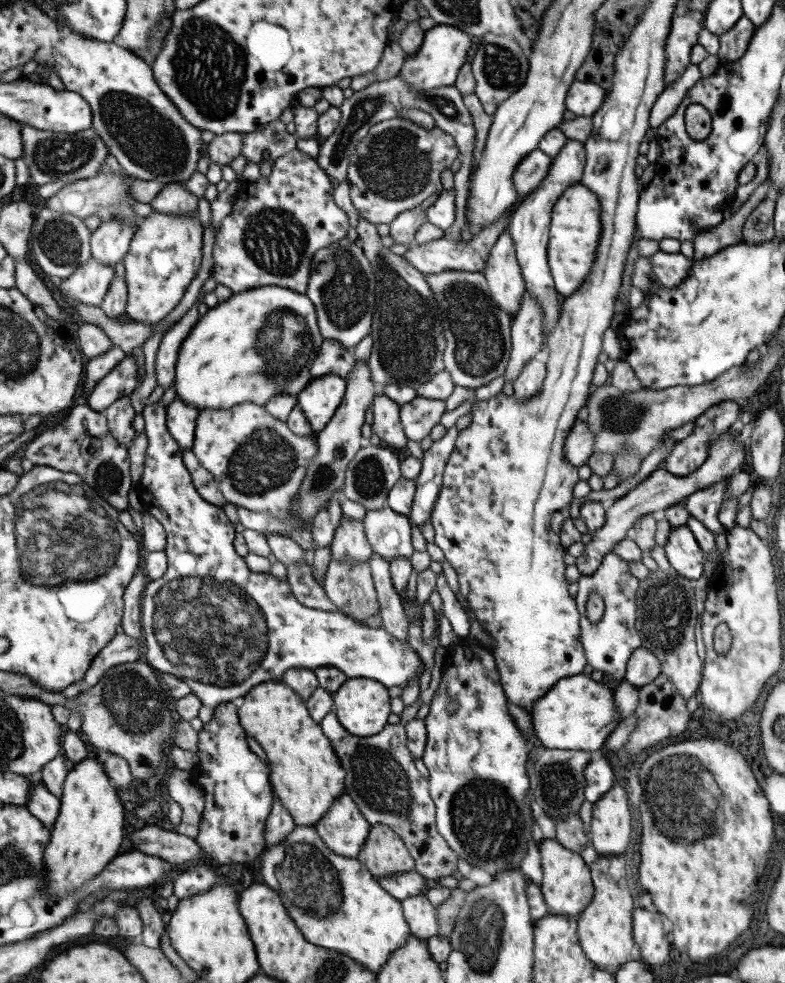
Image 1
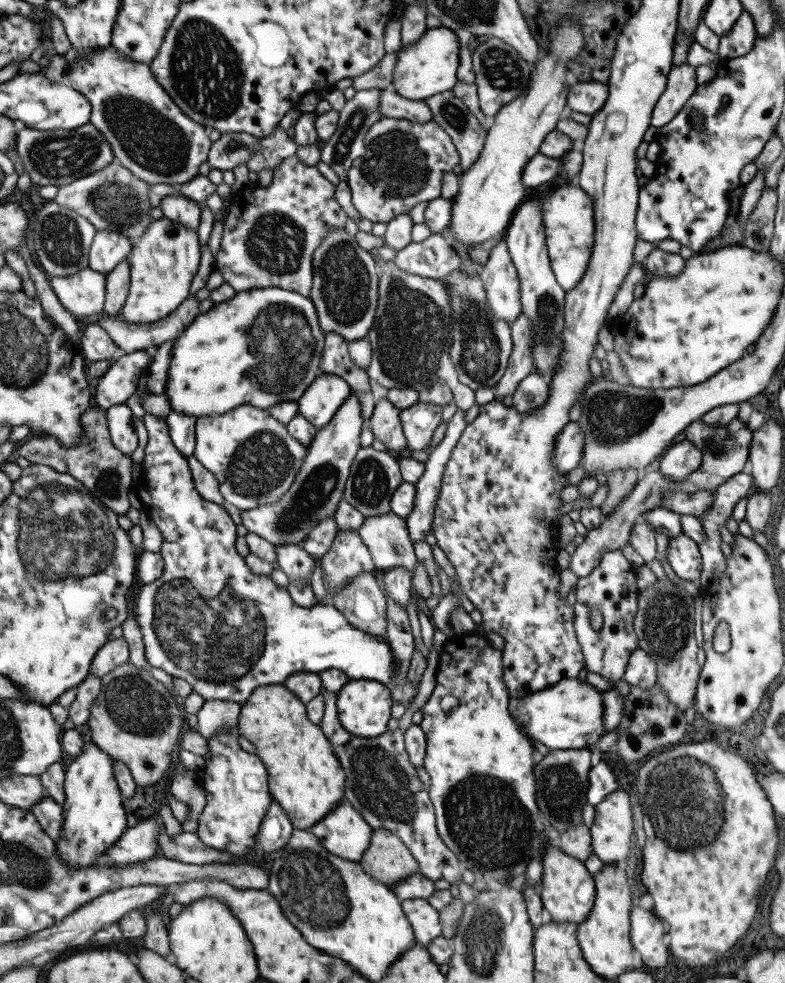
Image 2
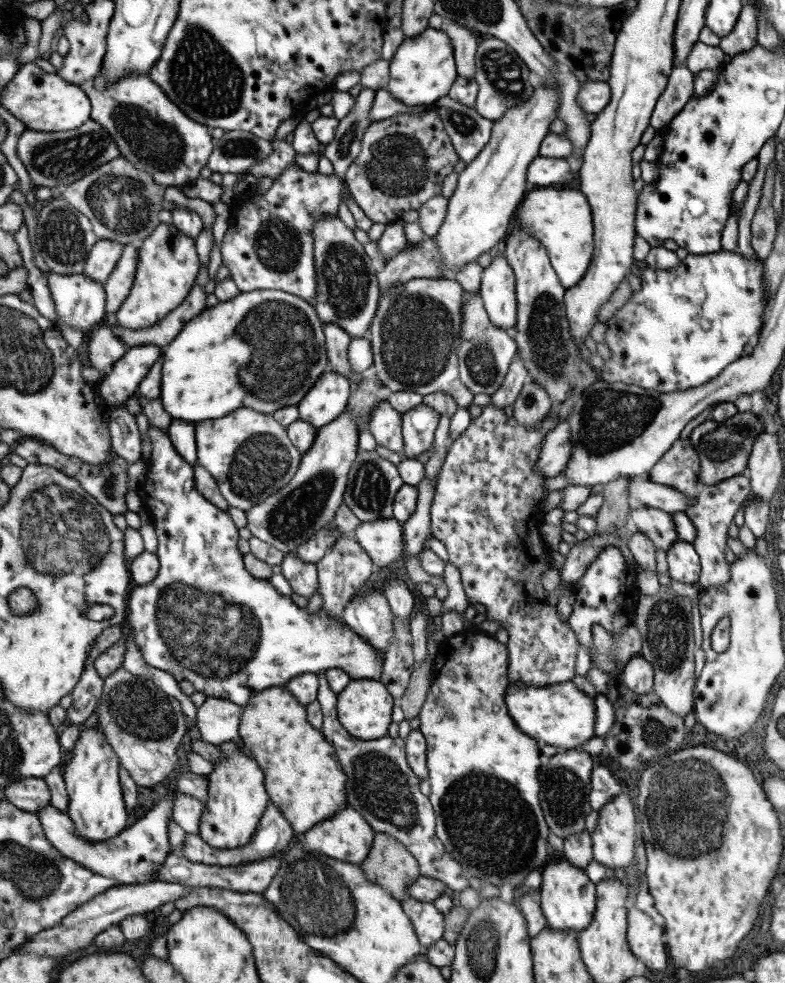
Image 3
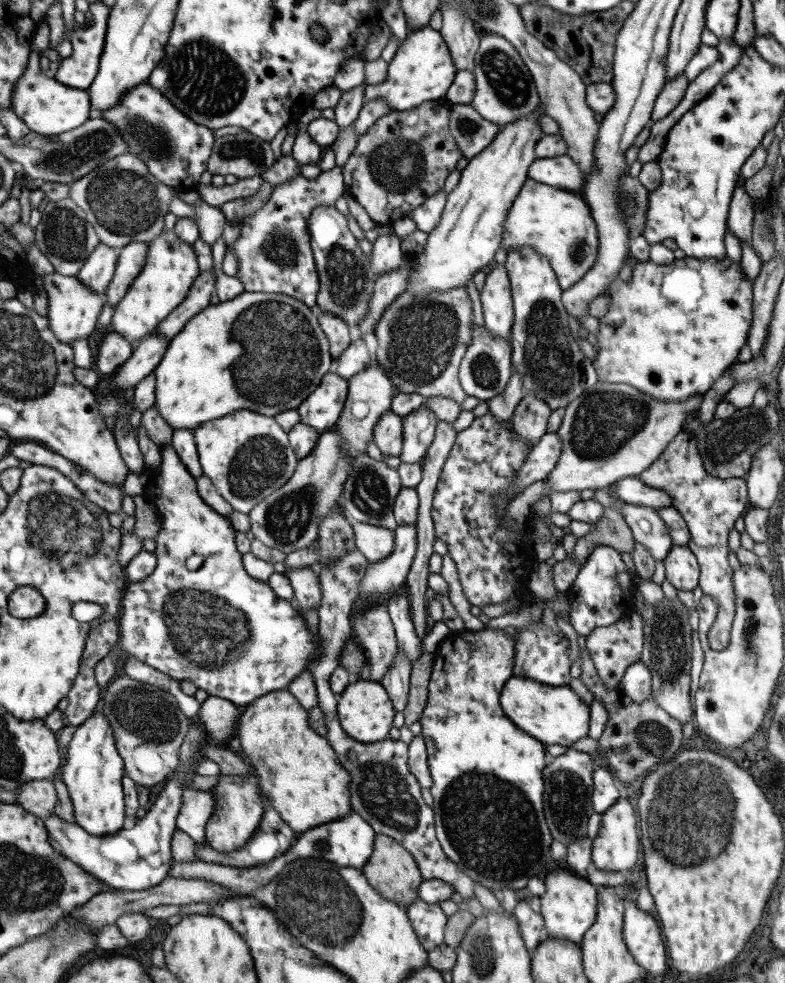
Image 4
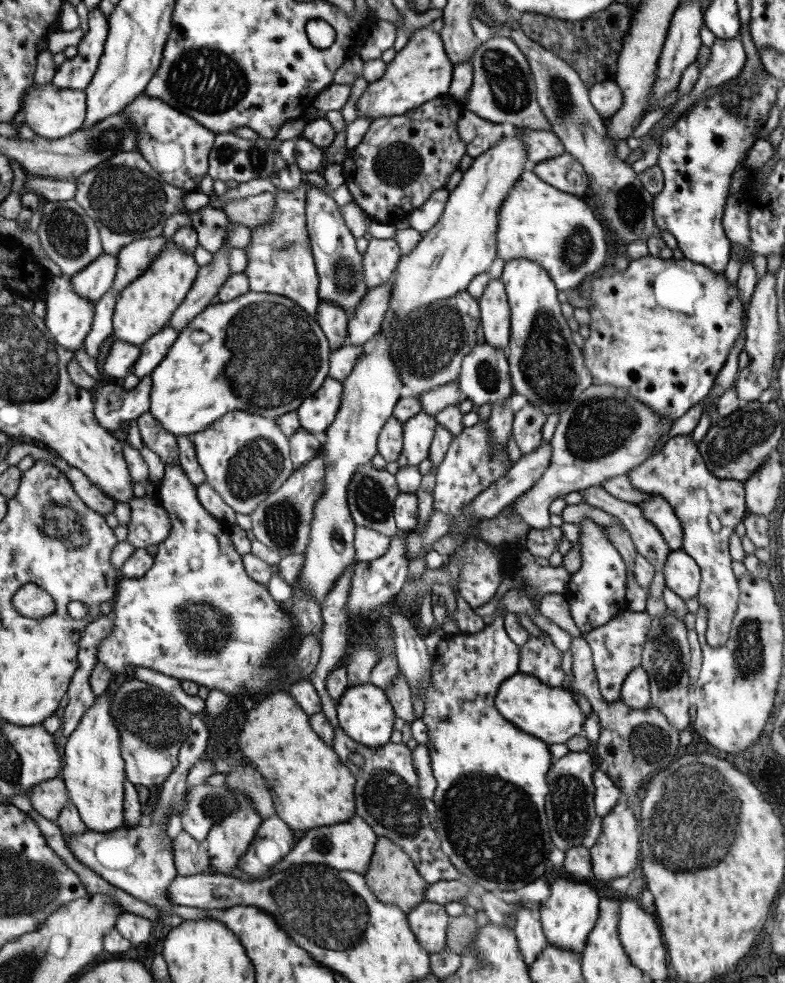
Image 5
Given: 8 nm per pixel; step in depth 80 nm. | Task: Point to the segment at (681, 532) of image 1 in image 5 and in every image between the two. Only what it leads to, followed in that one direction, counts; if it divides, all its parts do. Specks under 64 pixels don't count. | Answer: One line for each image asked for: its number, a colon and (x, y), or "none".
2: (683, 557)
3: (682, 562)
4: (681, 569)
5: (681, 575)

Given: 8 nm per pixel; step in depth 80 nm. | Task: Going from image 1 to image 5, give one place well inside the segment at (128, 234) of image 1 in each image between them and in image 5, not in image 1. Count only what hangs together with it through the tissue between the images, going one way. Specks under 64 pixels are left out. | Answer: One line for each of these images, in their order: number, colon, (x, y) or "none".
2: (107, 249)
3: (103, 255)
4: (98, 268)
5: (91, 282)

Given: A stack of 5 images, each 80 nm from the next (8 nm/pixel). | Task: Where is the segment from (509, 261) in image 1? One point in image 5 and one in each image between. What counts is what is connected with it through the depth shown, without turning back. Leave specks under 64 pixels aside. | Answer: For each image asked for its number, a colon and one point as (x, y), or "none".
2: (498, 275)
3: (497, 291)
4: (495, 296)
5: (494, 312)

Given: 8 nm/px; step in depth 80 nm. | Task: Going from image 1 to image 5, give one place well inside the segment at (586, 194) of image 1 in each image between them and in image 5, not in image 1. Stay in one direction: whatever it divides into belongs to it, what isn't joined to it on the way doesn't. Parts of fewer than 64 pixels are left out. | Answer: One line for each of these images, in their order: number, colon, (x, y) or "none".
2: (567, 213)
3: (560, 220)
4: (557, 223)
5: (536, 221)

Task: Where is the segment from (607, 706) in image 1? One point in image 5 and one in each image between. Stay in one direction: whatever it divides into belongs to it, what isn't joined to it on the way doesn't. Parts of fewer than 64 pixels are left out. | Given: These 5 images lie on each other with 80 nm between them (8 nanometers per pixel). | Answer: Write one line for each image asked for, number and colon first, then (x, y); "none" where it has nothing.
2: (568, 714)
3: (560, 715)
4: (551, 714)
5: (550, 713)

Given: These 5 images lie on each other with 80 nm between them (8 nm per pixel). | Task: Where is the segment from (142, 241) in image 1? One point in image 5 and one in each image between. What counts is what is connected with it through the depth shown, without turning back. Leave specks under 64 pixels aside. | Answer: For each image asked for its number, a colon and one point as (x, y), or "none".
2: (163, 260)
3: (166, 264)
4: (169, 269)
5: (144, 306)

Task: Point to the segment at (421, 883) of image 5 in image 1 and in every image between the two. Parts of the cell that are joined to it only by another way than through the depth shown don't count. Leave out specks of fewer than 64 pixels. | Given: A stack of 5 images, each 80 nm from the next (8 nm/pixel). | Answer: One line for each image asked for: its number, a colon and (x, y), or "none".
1: (383, 853)
2: (386, 859)
3: (389, 864)
4: (390, 870)

